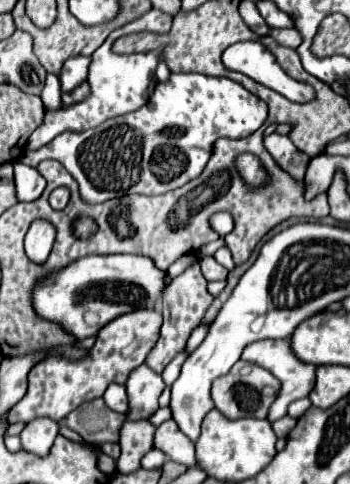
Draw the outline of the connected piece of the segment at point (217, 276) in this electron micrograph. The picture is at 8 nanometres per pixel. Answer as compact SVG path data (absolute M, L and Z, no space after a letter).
M203 256L203 258L199 260L199 264L201 264L203 276L205 276L209 282L213 282L213 280L225 280L227 274L229 274L223 266L219 266L219 262L215 262L213 256Z

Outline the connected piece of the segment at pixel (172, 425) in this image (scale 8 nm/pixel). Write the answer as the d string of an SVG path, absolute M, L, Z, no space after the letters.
M175 420L163 422L155 432L155 448L163 450L169 460L185 464L187 468L197 466L195 458L195 446L189 442L189 438L179 430Z

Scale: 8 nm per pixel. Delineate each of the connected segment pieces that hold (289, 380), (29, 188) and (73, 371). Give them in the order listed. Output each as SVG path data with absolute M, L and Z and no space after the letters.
M283 338L283 340L263 340L263 342L253 342L251 346L247 346L247 350L243 350L243 356L241 360L245 362L255 362L263 368L267 368L271 374L275 374L279 380L281 380L281 392L277 394L271 410L269 410L269 420L275 422L279 418L283 418L287 414L287 406L293 402L293 400L299 400L299 398L305 398L309 396L309 392L313 390L315 386L315 370L317 366L315 364L305 364L301 362L295 352L291 350L291 338Z
M15 162L13 166L15 166L15 186L19 202L31 202L39 198L39 194L45 188L45 178L39 174L39 170L23 166L21 162Z
M135 310L131 314L123 314L103 326L97 334L97 342L93 344L87 360L41 360L29 372L29 388L27 394L9 410L7 422L31 422L39 418L51 418L61 422L69 412L79 408L83 402L91 402L101 398L111 382L125 384L129 372L145 362L145 356L155 346L161 328L161 314L157 310Z

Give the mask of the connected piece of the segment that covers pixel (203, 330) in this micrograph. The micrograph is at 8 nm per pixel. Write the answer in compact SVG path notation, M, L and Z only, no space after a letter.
M205 322L205 324L201 324L201 326L197 326L197 328L193 330L193 334L191 334L191 338L189 338L187 346L185 346L189 352L191 352L191 350L195 350L195 346L199 346L199 342L203 342L203 338L207 336L209 326L211 326L211 324L207 324L207 322Z

